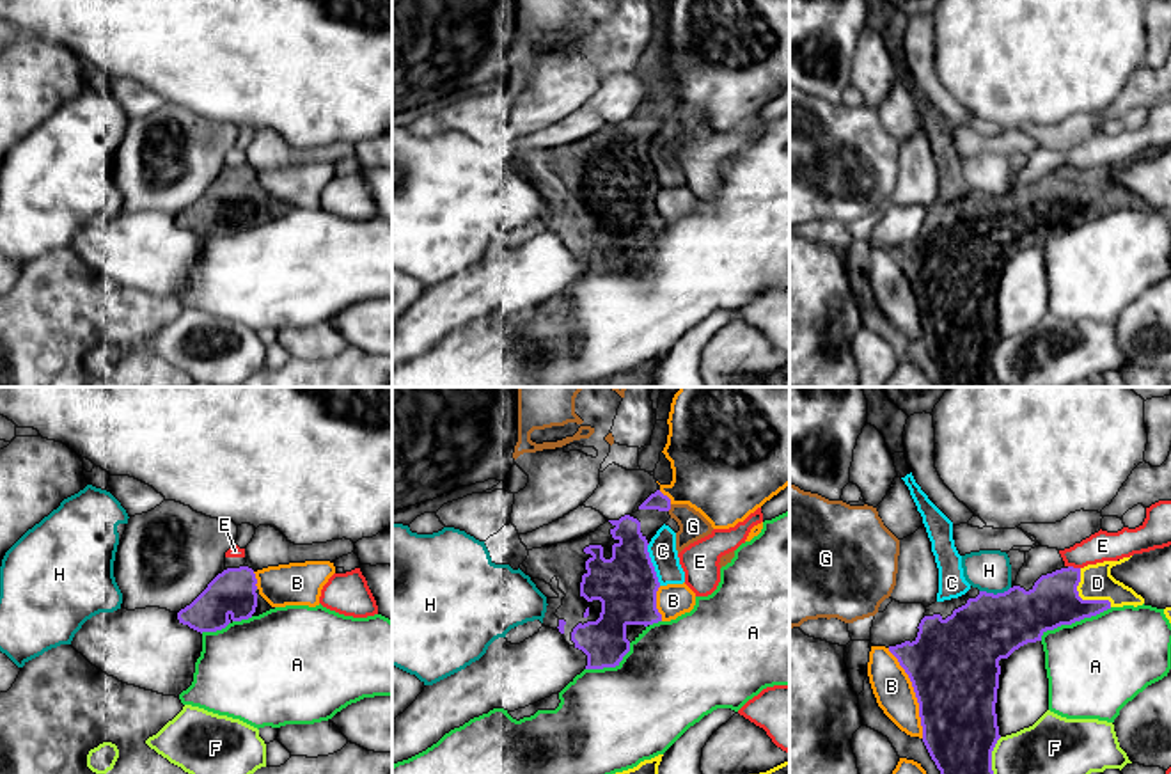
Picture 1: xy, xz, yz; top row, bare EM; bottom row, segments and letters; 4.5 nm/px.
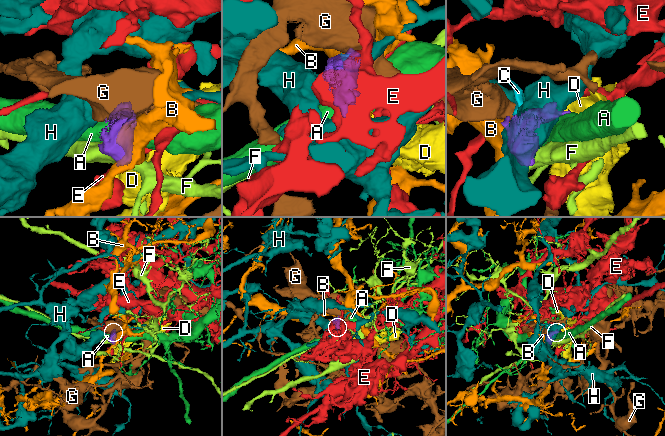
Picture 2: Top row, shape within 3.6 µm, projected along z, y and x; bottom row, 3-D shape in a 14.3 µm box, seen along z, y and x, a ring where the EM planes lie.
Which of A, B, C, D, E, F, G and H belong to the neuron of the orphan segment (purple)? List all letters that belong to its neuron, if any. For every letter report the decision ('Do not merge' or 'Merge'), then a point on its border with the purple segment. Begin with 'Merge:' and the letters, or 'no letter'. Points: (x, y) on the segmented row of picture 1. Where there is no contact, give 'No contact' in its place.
Merge: D
A: Do not merge. Touches purple at yz (1074, 622)
B: Do not merge. Touches purple at yz (914, 691)
C: Do not merge. Touches purple at xz (652, 565)
D: Merge. Touches purple at yz (1081, 599)
E: Do not merge. Touches purple at yz (1072, 567)
F: Do not merge. Touches purple at yz (990, 755)
G: Do not merge. Touches purple at xz (669, 508)
H: Do not merge. Touches purple at yz (992, 593)

